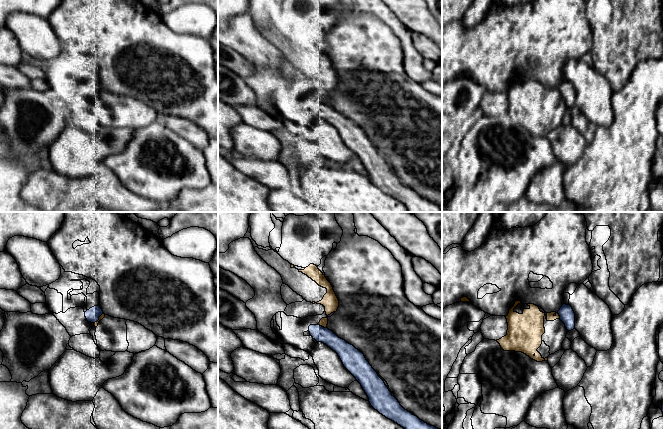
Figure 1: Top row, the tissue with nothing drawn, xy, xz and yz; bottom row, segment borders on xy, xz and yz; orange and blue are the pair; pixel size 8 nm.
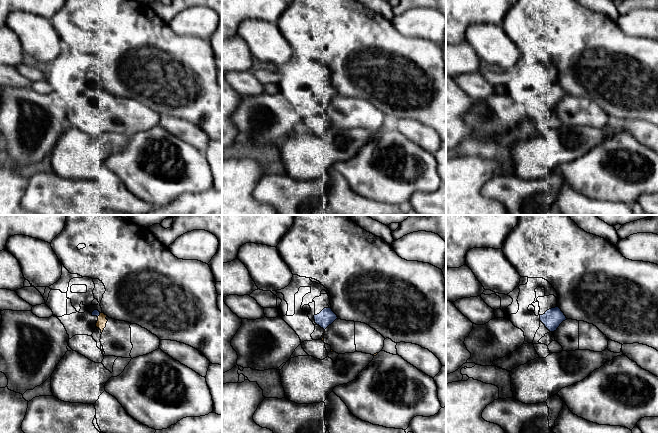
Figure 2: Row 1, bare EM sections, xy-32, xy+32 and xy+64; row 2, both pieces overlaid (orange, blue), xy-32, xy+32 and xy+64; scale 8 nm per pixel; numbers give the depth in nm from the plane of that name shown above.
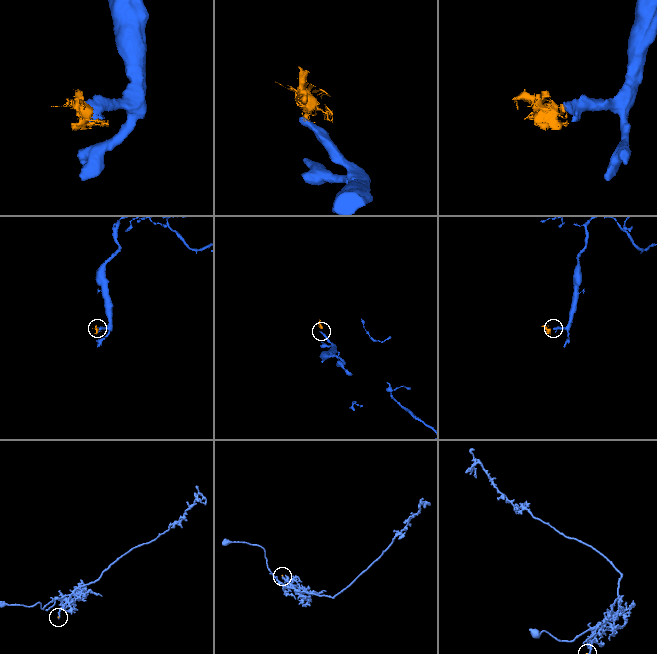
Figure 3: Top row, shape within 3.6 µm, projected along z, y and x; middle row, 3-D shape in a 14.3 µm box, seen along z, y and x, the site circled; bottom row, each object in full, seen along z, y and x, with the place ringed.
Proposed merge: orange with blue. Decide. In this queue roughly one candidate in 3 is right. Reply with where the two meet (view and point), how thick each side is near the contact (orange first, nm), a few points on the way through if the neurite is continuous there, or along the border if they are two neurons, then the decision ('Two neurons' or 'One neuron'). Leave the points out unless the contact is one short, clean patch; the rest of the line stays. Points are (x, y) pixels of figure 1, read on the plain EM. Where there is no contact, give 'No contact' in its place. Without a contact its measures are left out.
Touches orange at xz (322, 102). Thickness 130 nm (orange) against 120 nm. Two neurons

